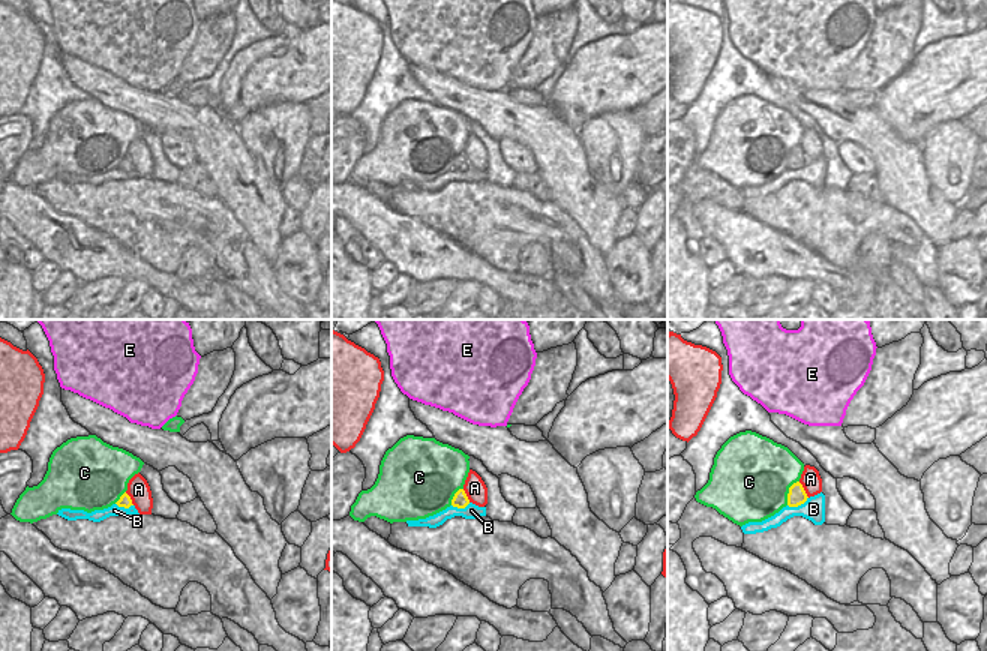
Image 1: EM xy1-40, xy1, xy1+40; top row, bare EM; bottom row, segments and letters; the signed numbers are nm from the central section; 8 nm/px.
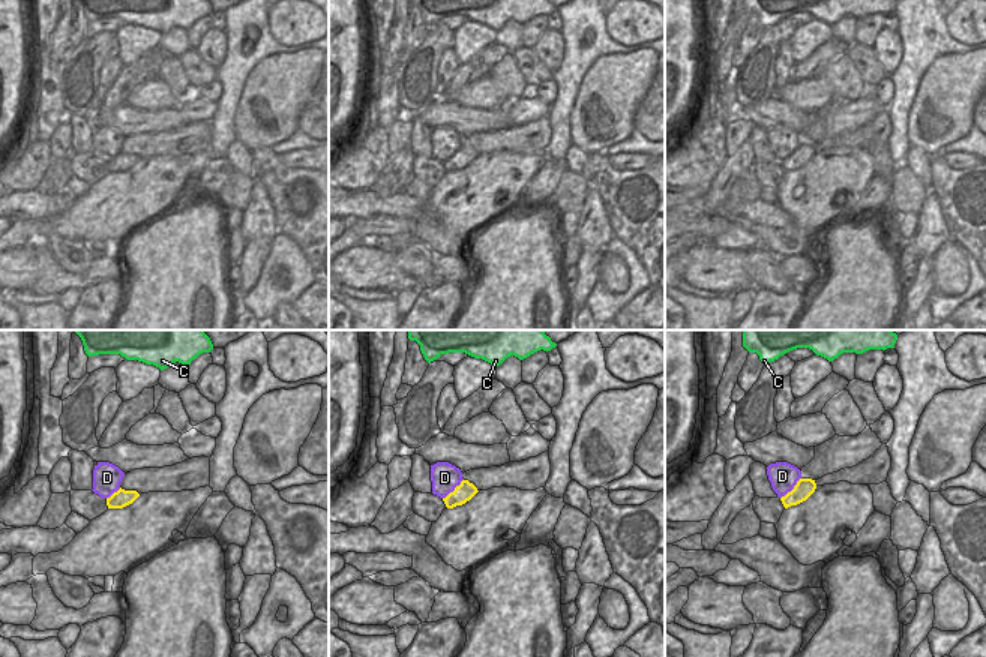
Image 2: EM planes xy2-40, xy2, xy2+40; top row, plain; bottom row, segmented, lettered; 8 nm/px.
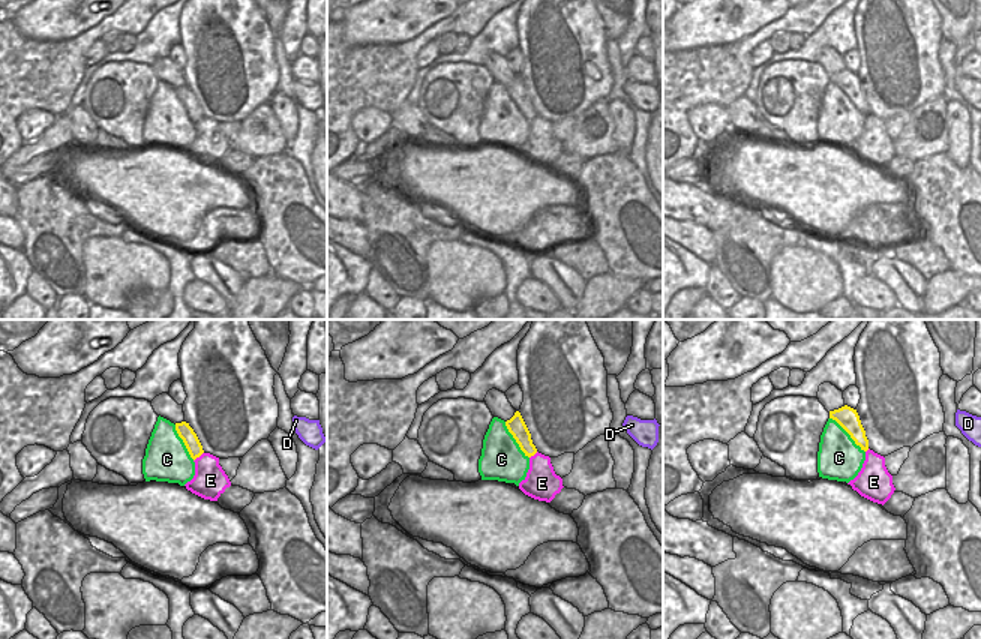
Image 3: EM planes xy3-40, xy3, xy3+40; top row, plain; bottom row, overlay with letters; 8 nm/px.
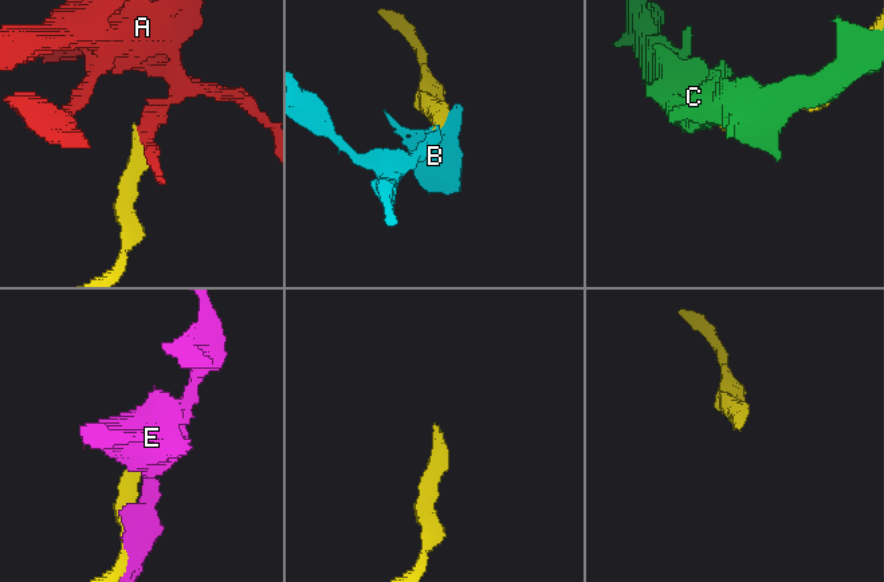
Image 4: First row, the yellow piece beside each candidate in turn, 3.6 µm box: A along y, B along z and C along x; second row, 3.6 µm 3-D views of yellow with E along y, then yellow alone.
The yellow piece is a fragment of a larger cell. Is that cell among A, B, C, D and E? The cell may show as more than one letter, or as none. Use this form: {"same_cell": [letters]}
{"same_cell": ["B"]}

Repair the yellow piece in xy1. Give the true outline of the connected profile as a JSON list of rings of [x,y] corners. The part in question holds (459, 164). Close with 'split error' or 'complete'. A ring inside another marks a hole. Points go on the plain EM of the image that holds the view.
[[[459,153],[453,164],[452,170],[447,171],[446,174],[429,180],[426,183],[418,183],[418,184],[406,184],[408,190],[429,190],[429,192],[436,192],[442,189],[447,183],[452,183],[454,180],[462,180],[465,183],[478,183],[482,180],[486,180],[486,171],[478,171],[472,168],[465,154]]] | split error

